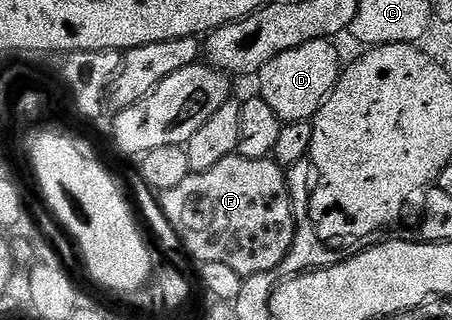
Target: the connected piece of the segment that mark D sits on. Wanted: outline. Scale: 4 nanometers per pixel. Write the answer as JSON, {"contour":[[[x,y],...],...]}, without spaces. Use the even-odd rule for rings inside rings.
{"contour":[[[316,39],[299,45],[295,49],[287,49],[279,53],[269,64],[261,68],[259,98],[267,101],[271,109],[275,109],[282,124],[312,120],[318,109],[328,99],[329,94],[333,92],[333,86],[341,78],[343,70],[341,55],[332,47],[333,45],[328,39]]]}

